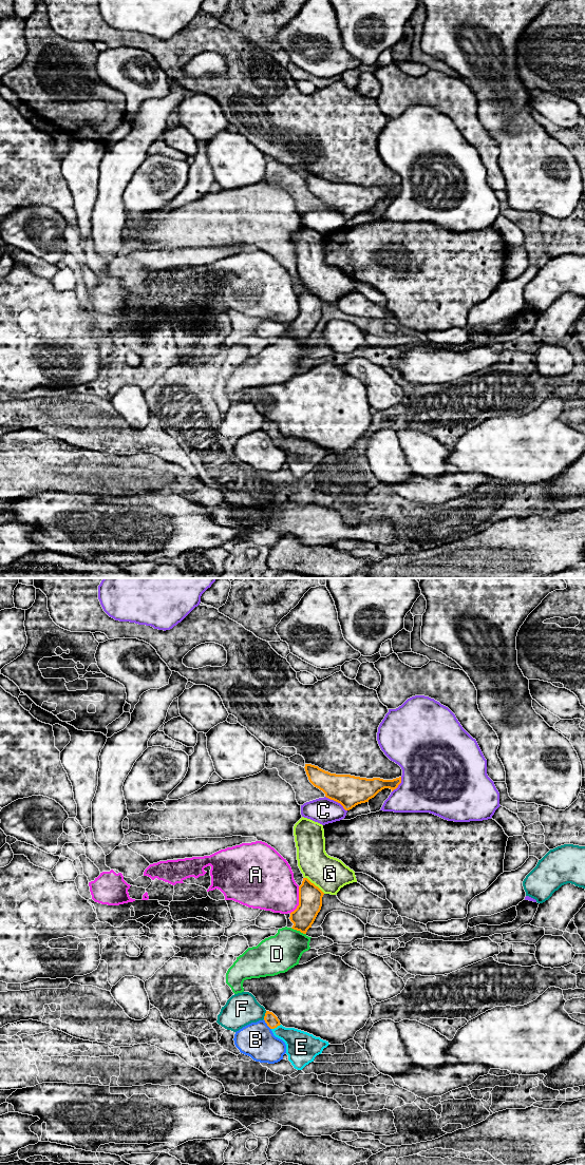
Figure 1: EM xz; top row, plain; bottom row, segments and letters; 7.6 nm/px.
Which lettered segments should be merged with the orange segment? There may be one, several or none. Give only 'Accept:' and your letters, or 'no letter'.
Accept: E

